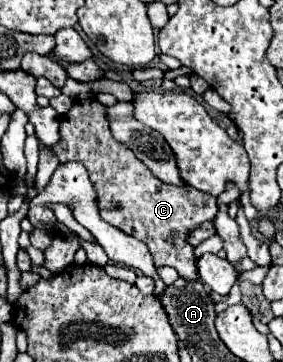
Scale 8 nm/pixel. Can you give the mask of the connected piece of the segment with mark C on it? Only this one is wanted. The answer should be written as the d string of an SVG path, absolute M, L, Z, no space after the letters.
M88 97L76 101L74 107L62 117L60 133L62 141L52 149L56 151L60 163L78 161L88 169L90 181L98 191L102 219L146 243L154 257L154 265L174 267L182 279L196 281L196 257L194 249L186 243L186 235L194 229L194 225L214 219L214 213L218 213L216 199L210 197L210 193L202 193L190 185L166 185L154 177L152 171L142 165L134 153L130 153L130 149L114 141L104 115L104 105L96 99Z

